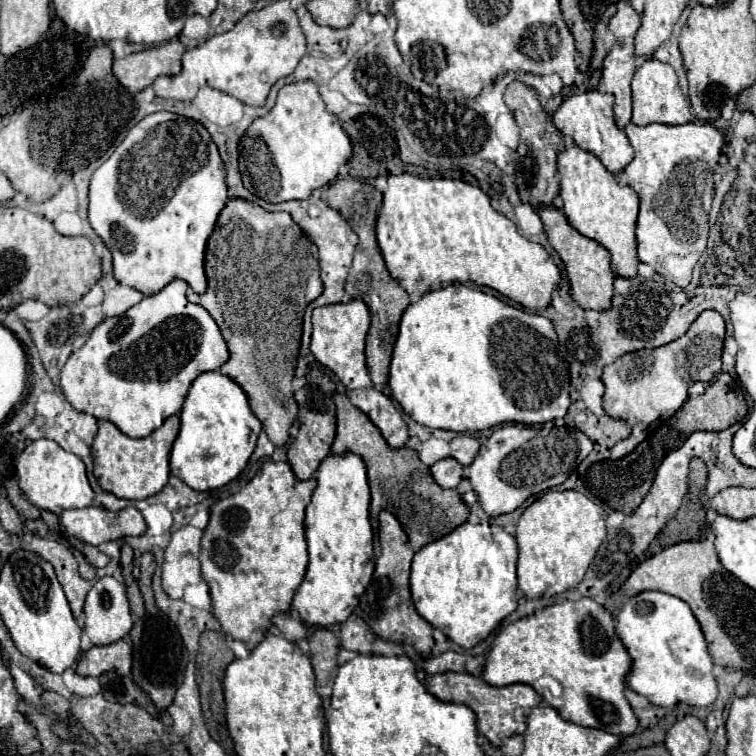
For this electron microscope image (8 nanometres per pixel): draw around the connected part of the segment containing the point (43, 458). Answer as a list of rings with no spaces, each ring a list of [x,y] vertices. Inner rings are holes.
[[[51,439],[31,441],[23,449],[23,453],[17,457],[17,477],[25,497],[35,507],[49,509],[55,515],[59,515],[65,509],[81,509],[93,503],[93,489],[87,479],[85,463],[77,455],[61,449]]]

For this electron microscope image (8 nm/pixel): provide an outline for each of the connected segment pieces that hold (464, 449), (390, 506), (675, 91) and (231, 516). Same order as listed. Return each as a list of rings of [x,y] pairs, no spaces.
[[[457,435],[451,443],[451,457],[457,459],[463,467],[471,465],[479,451],[479,441],[473,435]]]
[[[335,393],[333,401],[337,407],[337,435],[335,435],[331,453],[337,455],[337,453],[351,451],[359,455],[361,459],[365,459],[365,467],[369,475],[369,489],[371,489],[369,519],[371,519],[373,529],[377,527],[379,511],[385,509],[403,525],[413,551],[419,551],[423,545],[445,537],[455,527],[467,521],[469,507],[461,501],[461,495],[457,493],[457,489],[439,487],[433,481],[429,467],[419,461],[417,451],[409,447],[391,449],[381,437],[379,429],[369,421],[369,417],[363,411],[351,405],[347,395]]]
[[[647,59],[633,75],[633,119],[635,125],[649,125],[649,123],[665,123],[665,125],[683,125],[695,121],[691,115],[691,105],[687,97],[679,89],[679,81],[675,69],[667,63]]]
[[[267,461],[261,471],[235,495],[225,497],[211,507],[209,523],[201,537],[199,563],[203,581],[209,587],[213,601],[213,615],[223,627],[223,633],[243,641],[249,649],[263,641],[263,633],[271,627],[275,613],[289,613],[291,601],[307,571],[307,541],[305,541],[305,507],[311,499],[317,481],[299,481],[289,463]]]

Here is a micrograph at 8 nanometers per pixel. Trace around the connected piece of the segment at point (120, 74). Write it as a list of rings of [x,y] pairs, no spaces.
[[[171,39],[163,45],[113,61],[113,75],[129,93],[135,95],[149,87],[159,75],[177,75],[181,71],[183,53],[185,47],[181,41]]]

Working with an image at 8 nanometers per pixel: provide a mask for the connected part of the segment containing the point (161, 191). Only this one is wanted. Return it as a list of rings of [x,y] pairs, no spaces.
[[[157,111],[143,117],[127,133],[121,145],[113,151],[113,155],[93,173],[89,183],[89,223],[111,251],[113,275],[121,285],[129,285],[143,295],[155,295],[167,283],[183,279],[195,293],[201,295],[207,289],[203,269],[205,243],[213,233],[215,221],[227,199],[229,197],[225,183],[225,165],[207,129],[201,123],[183,115]]]

